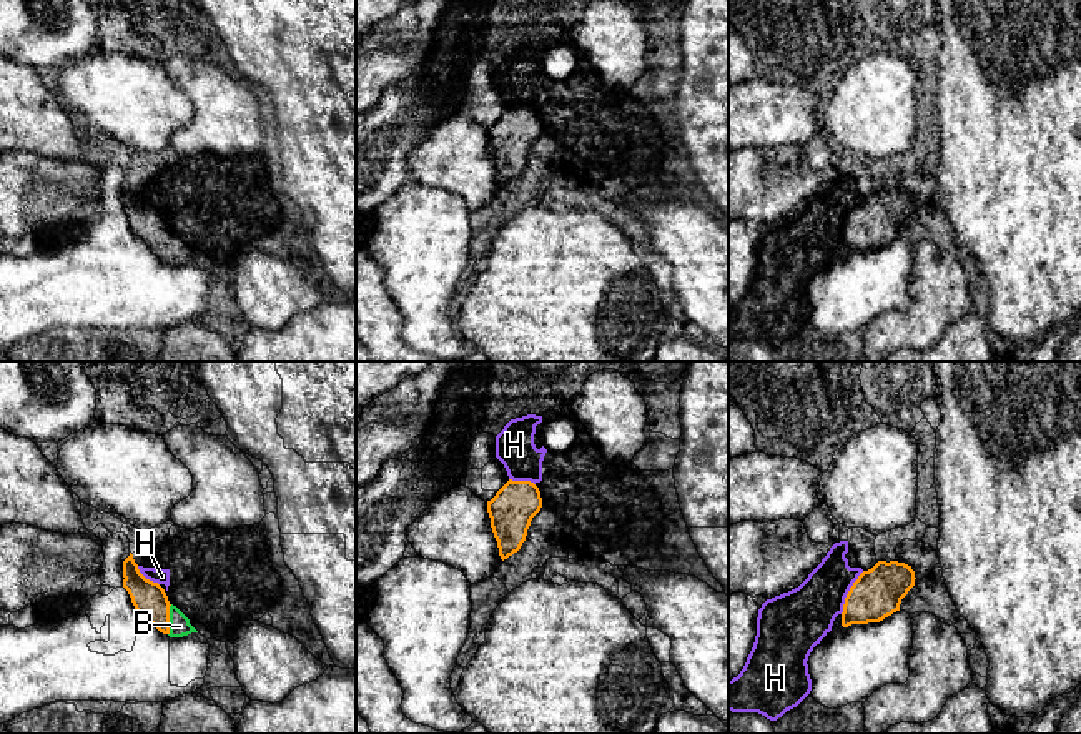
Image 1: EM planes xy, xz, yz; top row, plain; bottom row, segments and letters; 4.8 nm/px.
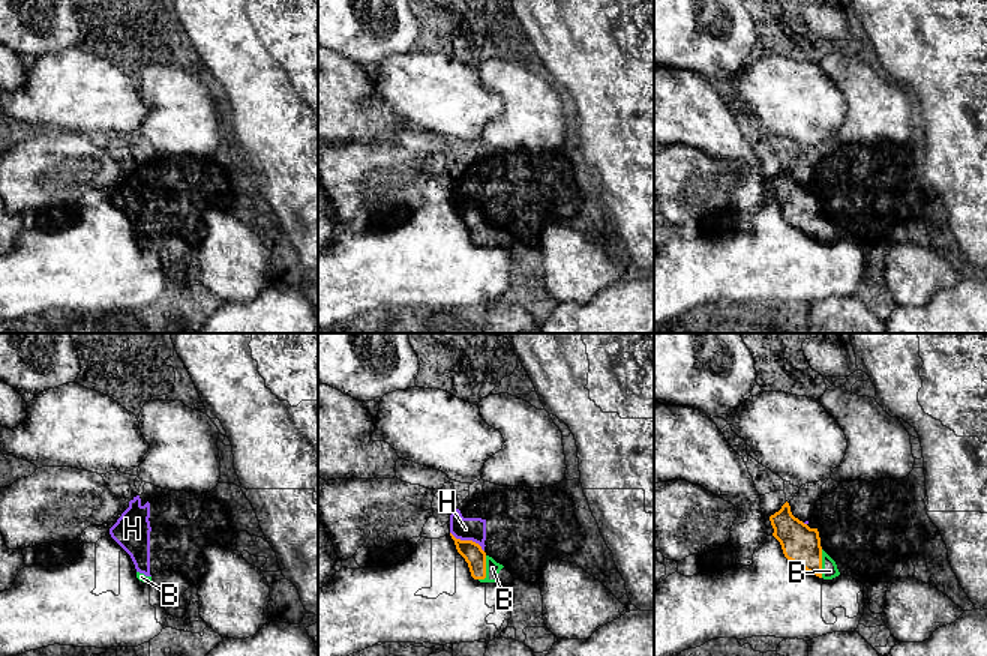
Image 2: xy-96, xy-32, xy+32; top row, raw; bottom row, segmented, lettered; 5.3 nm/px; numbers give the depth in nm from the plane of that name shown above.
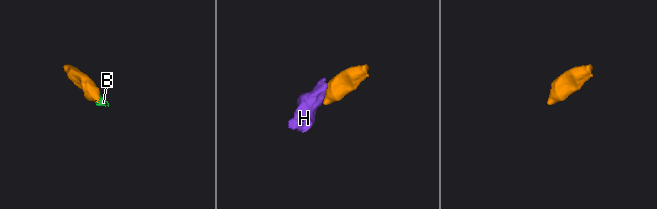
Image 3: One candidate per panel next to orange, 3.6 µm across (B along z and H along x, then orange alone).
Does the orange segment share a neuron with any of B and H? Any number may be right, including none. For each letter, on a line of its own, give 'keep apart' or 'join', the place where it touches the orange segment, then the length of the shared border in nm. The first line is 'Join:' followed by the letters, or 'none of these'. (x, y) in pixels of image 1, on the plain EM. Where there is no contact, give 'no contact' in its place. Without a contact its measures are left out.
Join: B
B: join; meets orange in xy at (168, 247); contact 150 nm long
H: keep apart; meets orange in yz at (849, 220); contact 240 nm long

